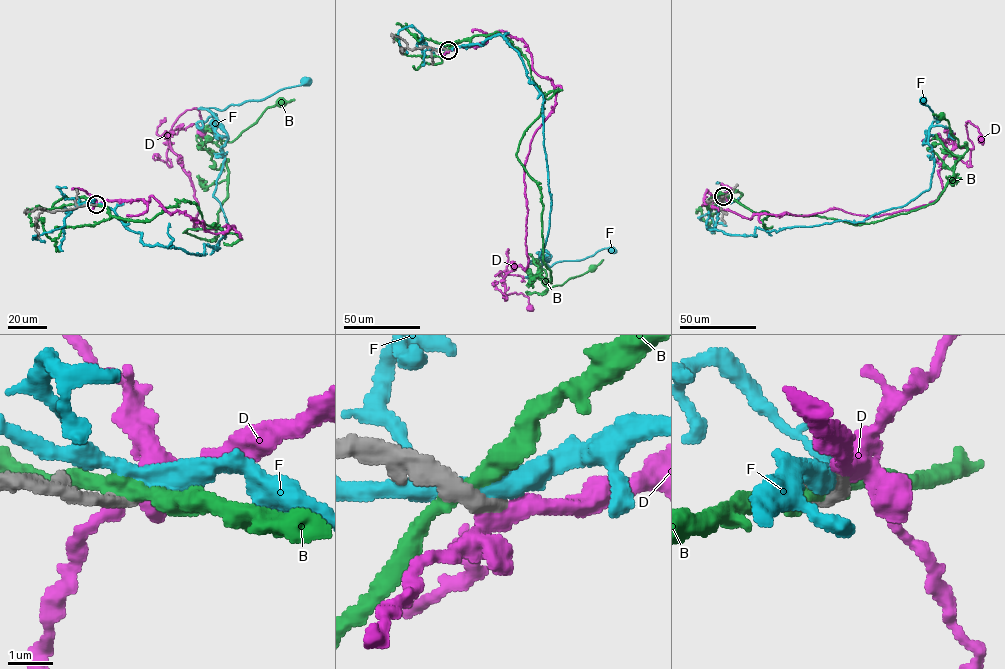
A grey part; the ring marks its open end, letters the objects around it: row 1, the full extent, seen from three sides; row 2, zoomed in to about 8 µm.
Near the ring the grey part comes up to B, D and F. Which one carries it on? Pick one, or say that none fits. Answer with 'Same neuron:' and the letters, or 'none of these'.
Same neuron: D

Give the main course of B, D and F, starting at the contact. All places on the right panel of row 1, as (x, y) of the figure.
B: (723, 197), (708, 209), (705, 204), (724, 193), (756, 212), (854, 224), (925, 207), (967, 150), (940, 116)
D: (723, 196), (703, 200), (750, 219), (909, 210), (942, 191), (952, 149), (973, 149), (966, 122), (980, 139)
F: (723, 196), (707, 229), (732, 235), (904, 206), (933, 172), (928, 131), (939, 121), (923, 100)

